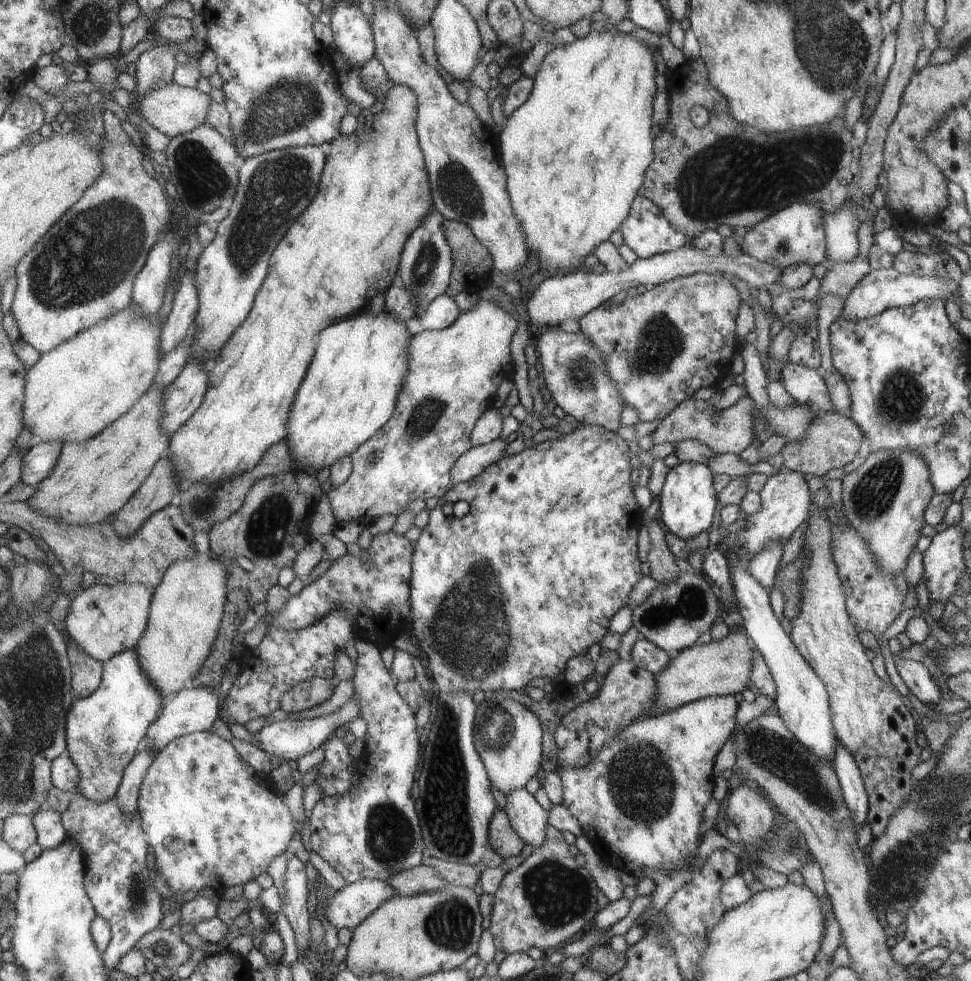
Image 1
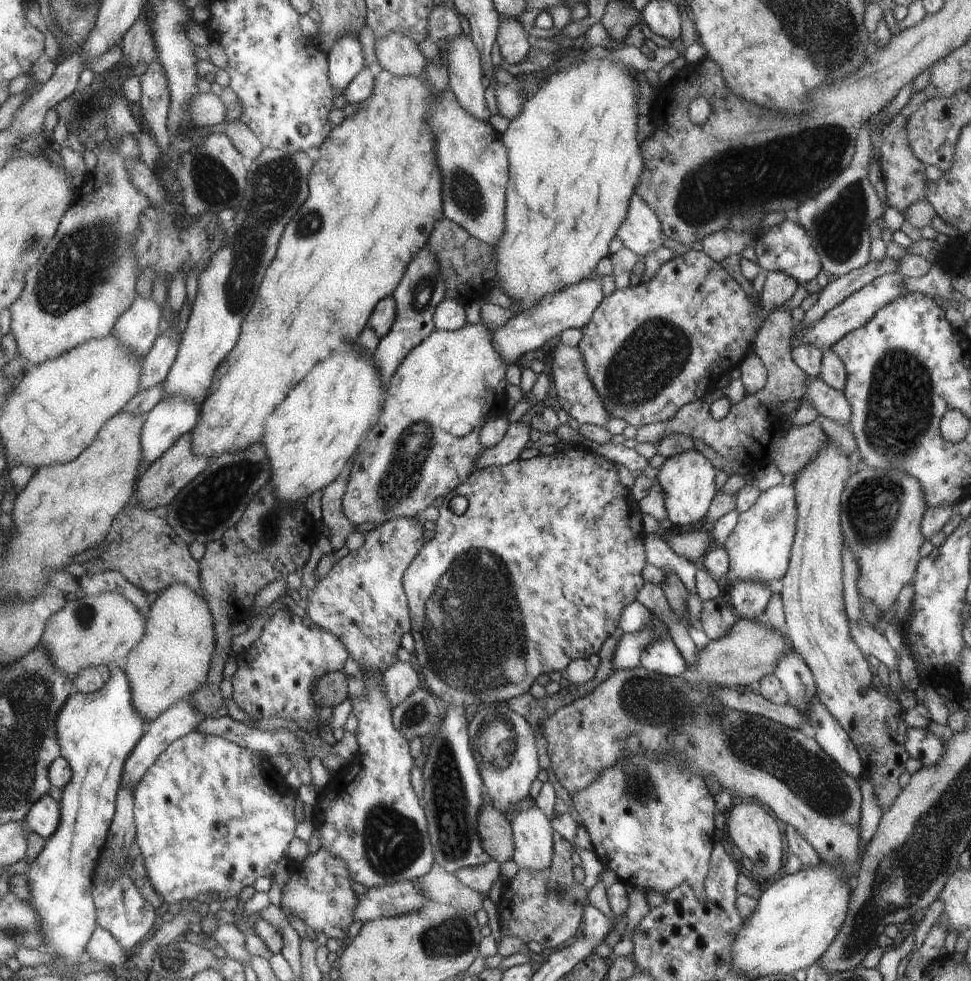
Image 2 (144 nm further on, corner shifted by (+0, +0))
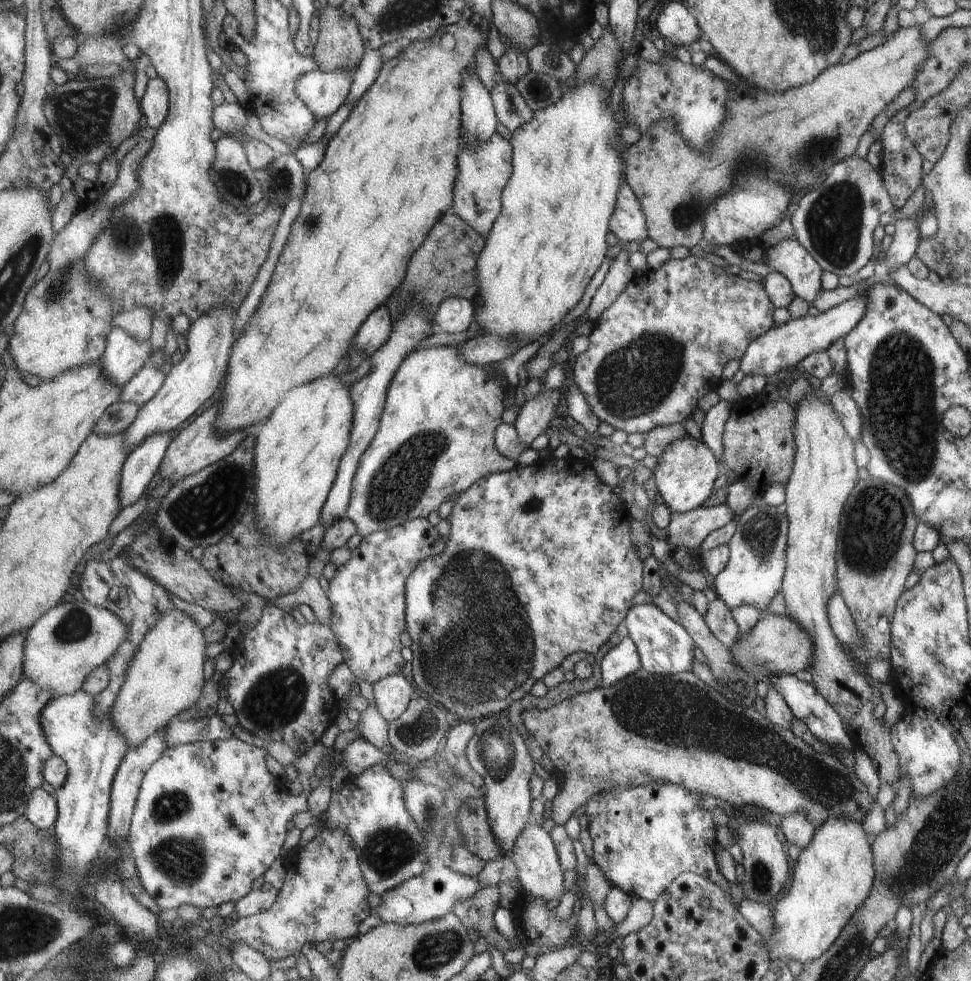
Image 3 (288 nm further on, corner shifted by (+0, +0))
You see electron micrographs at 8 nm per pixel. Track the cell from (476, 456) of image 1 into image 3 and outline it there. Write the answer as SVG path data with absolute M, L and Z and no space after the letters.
M559 390L549 394L539 394L537 398L525 402L525 406L519 410L519 418L515 420L513 426L517 430L523 450L533 446L533 440L549 428L551 420L557 422L555 406L559 404L559 398L563 398L559 394L561 394Z

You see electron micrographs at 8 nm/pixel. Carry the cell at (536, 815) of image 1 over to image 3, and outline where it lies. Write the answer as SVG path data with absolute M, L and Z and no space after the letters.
M533 820L523 828L523 832L517 836L513 848L511 848L511 858L517 866L517 874L521 880L521 886L527 888L529 892L535 892L537 896L545 898L545 900L553 900L553 898L563 898L565 890L565 872L561 868L561 858L557 852L557 846L553 842L551 832L547 832L541 824L535 824Z

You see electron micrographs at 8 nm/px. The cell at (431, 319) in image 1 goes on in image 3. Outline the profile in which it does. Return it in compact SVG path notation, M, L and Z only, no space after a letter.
M447 298L435 308L435 324L447 334L465 332L471 326L473 316L477 316L473 306L475 304L465 298Z

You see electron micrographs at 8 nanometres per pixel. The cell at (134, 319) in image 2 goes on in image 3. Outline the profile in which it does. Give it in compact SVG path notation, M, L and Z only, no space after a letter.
M113 326L109 346L105 350L105 356L101 358L101 364L105 372L115 378L117 384L127 386L139 374L139 370L153 358L157 356L151 336L145 340L137 340L127 330Z

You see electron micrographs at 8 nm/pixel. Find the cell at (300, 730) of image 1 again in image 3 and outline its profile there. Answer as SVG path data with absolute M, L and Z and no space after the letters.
M223 716L203 718L203 720L173 720L169 726L169 746L189 744L199 740L231 740L235 738L233 728L225 722Z

